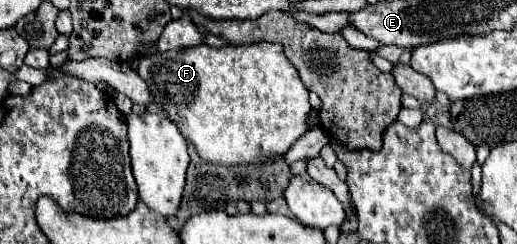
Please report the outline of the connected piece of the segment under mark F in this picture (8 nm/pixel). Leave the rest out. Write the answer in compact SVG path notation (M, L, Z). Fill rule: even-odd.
M257 42L249 46L195 46L185 50L155 52L139 60L137 72L149 84L155 102L169 112L169 120L177 124L181 134L195 144L199 156L207 162L233 166L233 164L261 164L275 160L289 150L289 146L307 132L309 92L297 70L283 54L281 44Z

